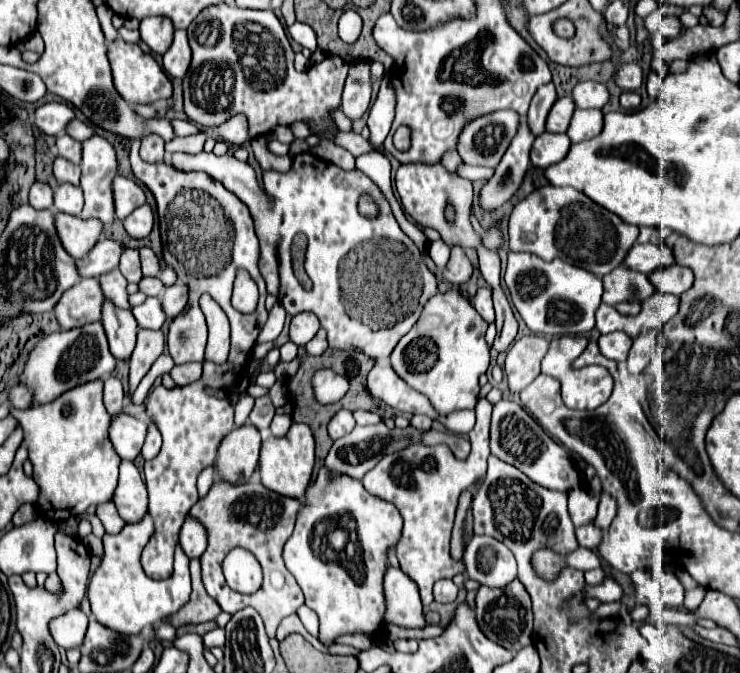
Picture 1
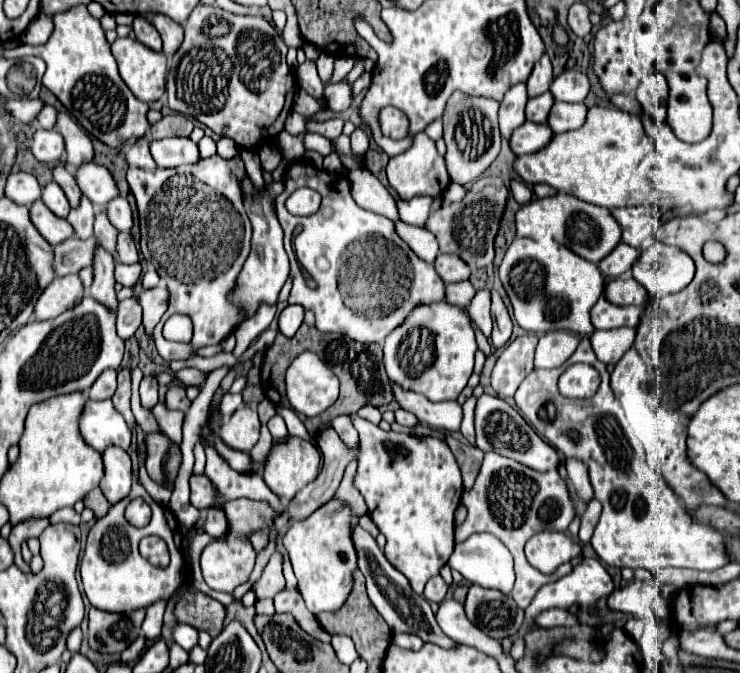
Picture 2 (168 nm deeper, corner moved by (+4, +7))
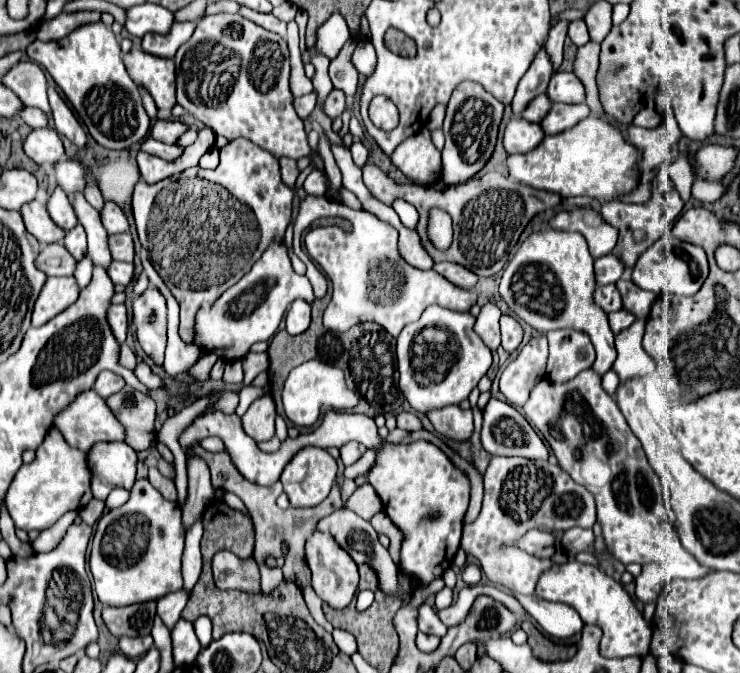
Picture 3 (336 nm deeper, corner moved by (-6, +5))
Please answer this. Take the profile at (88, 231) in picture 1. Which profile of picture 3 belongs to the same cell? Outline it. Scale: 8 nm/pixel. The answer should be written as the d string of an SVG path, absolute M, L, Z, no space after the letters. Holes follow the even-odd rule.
M32 200L20 208L26 230L40 242L40 244L54 244L62 242L66 232L54 224L54 220L48 216L48 210L38 200Z

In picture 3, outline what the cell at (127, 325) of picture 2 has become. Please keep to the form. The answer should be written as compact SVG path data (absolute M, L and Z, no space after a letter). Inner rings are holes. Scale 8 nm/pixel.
M112 304L108 308L108 322L116 336L116 340L122 344L128 334L128 310L124 304Z

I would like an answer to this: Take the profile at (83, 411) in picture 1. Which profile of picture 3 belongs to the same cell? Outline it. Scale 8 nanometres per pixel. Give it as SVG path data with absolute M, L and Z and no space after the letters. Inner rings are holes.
M50 426L44 442L36 450L36 458L30 464L22 464L6 494L6 508L14 520L14 526L26 532L46 530L66 512L84 508L92 500L90 480L92 472L88 468L88 452L72 448L60 430Z

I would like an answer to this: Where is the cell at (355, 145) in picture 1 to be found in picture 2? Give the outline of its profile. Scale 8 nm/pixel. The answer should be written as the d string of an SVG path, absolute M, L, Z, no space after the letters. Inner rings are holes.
M334 118L334 120L328 120L328 122L308 122L306 128L310 132L318 132L326 138L338 138L342 134L342 120L340 118Z

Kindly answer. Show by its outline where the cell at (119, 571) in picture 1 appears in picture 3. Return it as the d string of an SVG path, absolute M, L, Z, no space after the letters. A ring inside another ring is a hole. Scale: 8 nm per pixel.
M136 480L130 490L130 500L124 506L106 512L96 526L90 552L90 570L100 602L104 606L128 606L148 600L160 600L170 592L182 590L180 560L184 550L184 536L186 532L182 526L182 512L178 502L164 500L162 494L148 480Z

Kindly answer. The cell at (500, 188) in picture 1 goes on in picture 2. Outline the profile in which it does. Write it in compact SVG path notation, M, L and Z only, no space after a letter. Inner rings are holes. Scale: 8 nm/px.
M518 82L506 92L504 100L500 102L500 114L498 114L500 116L500 132L506 140L510 138L510 130L518 128L526 120L526 116L524 116L526 100L528 100L526 82Z

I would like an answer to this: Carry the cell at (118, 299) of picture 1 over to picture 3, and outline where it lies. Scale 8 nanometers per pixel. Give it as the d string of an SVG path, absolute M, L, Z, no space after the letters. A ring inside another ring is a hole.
M84 256L84 260L78 262L78 268L74 272L74 278L78 280L80 288L88 286L88 280L92 280L92 260L88 260L88 256Z

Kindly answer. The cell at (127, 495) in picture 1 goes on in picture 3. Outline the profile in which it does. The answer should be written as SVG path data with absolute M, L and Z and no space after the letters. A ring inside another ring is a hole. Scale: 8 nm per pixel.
M98 442L88 452L94 498L106 500L114 488L130 490L136 480L136 452L126 442Z

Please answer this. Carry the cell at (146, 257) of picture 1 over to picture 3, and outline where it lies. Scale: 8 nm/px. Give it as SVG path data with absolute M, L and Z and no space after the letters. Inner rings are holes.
M130 232L110 236L108 244L110 244L110 252L112 252L114 260L134 262L134 240L132 240Z

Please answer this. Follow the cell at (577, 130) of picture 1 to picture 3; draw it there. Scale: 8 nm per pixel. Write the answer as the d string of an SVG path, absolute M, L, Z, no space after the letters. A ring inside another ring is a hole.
M552 104L548 116L540 122L546 134L560 134L564 130L574 128L580 120L590 116L590 108L586 104Z

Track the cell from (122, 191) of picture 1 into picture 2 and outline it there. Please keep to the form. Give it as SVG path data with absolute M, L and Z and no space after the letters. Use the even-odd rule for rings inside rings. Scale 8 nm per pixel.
M86 162L78 170L74 170L74 178L76 178L82 194L86 198L90 198L90 202L94 206L96 204L106 206L106 202L110 202L110 198L118 196L118 188L114 184L112 174L94 162Z

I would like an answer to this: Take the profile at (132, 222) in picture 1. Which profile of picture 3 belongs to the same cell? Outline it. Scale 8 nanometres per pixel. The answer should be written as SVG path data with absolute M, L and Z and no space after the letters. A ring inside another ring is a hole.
M106 202L100 216L102 216L102 224L104 224L108 234L120 234L120 232L130 230L130 222L118 204Z

